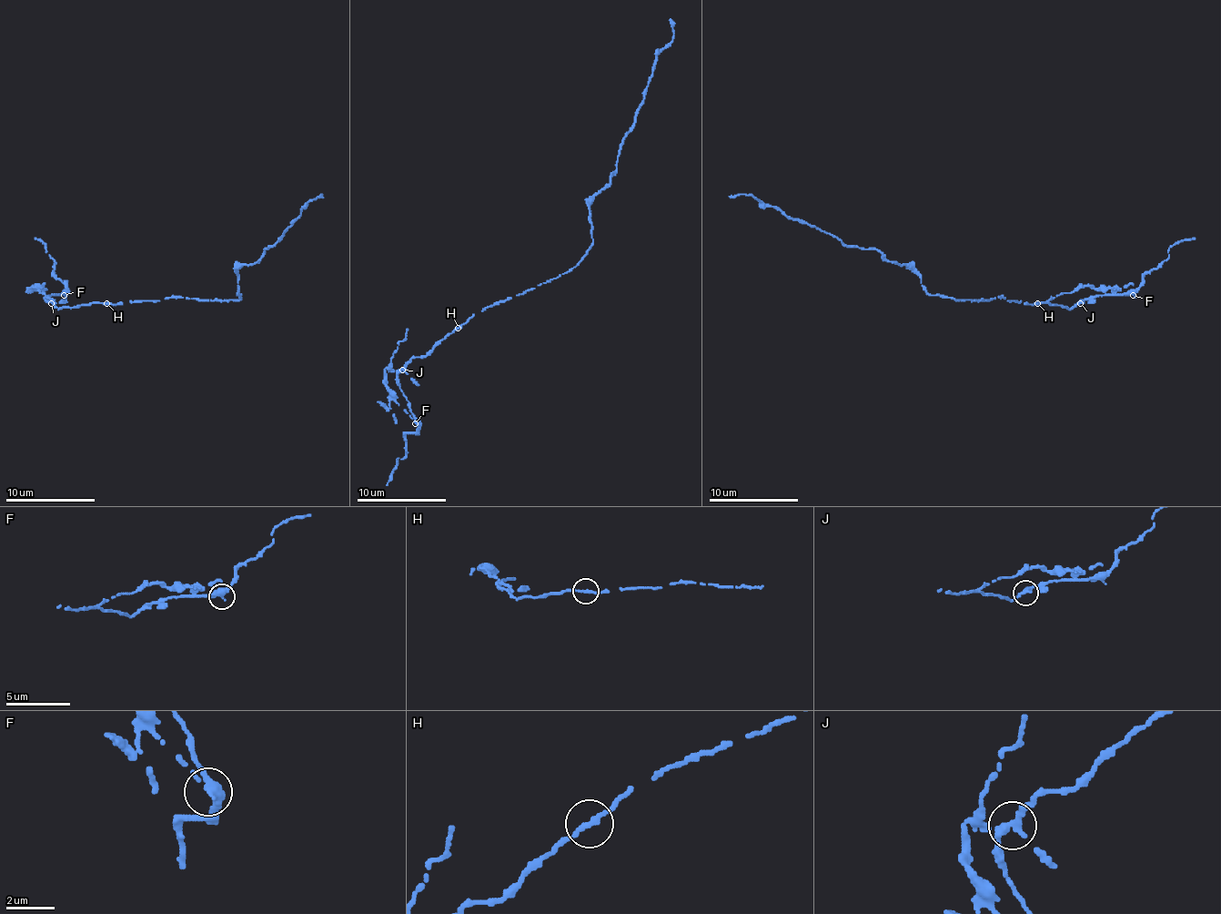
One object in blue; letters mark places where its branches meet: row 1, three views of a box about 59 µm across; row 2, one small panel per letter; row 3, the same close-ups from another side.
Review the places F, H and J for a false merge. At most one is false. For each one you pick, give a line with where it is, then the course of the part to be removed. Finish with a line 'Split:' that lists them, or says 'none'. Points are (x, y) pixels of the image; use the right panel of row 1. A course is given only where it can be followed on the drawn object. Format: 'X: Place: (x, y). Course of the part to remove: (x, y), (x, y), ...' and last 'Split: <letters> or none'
F: Place: (1133, 295). Course of the part to remove: (1134, 294), (1120, 294), (1115, 289), (1093, 286), (1062, 292), (1039, 303)
Split: F

